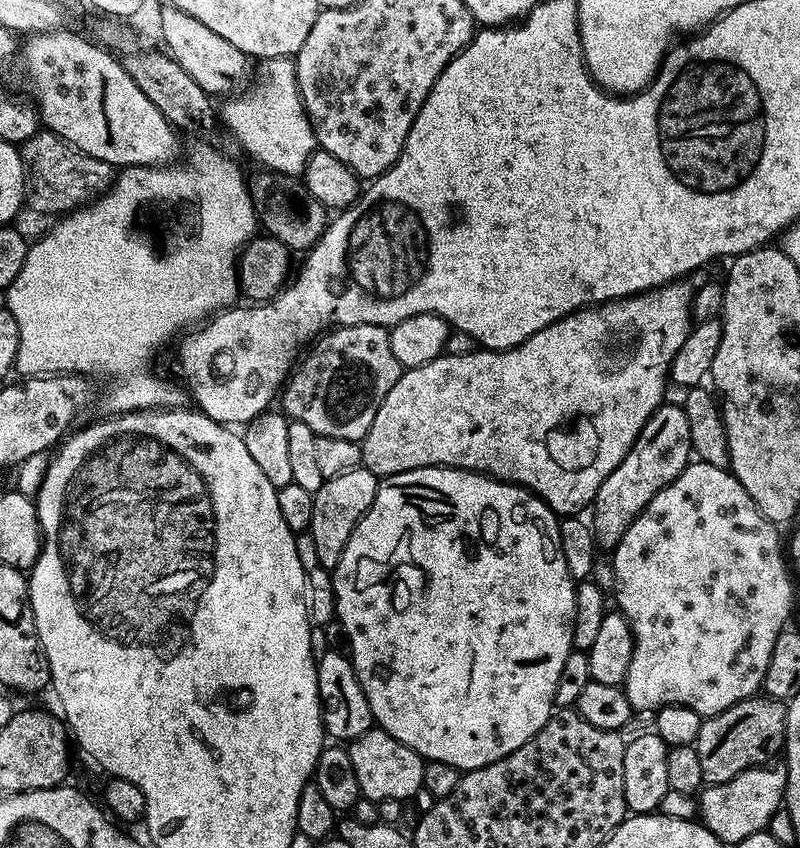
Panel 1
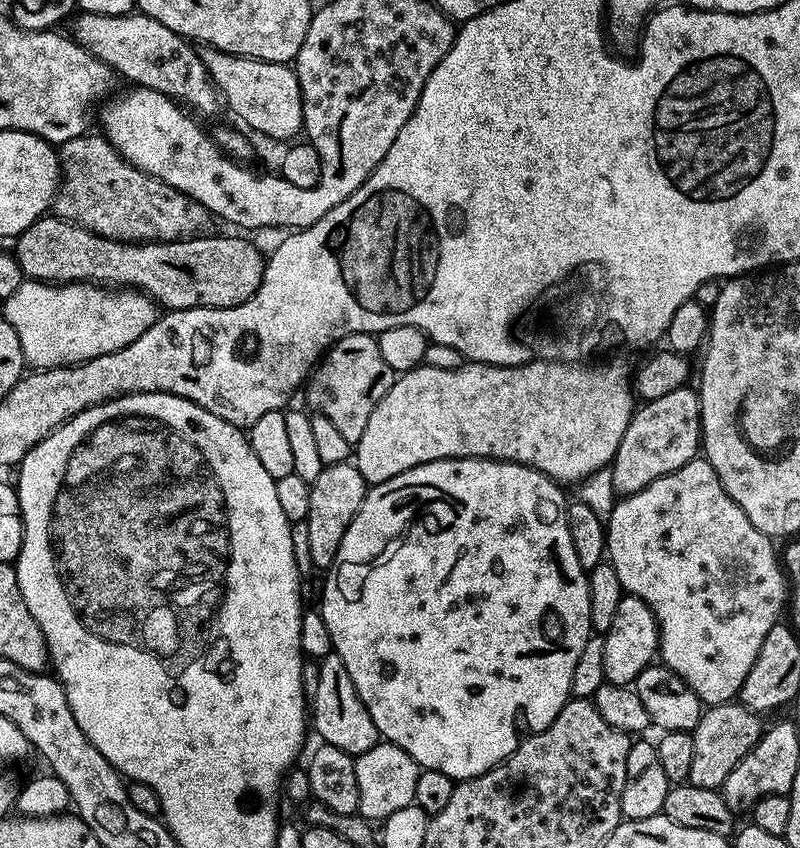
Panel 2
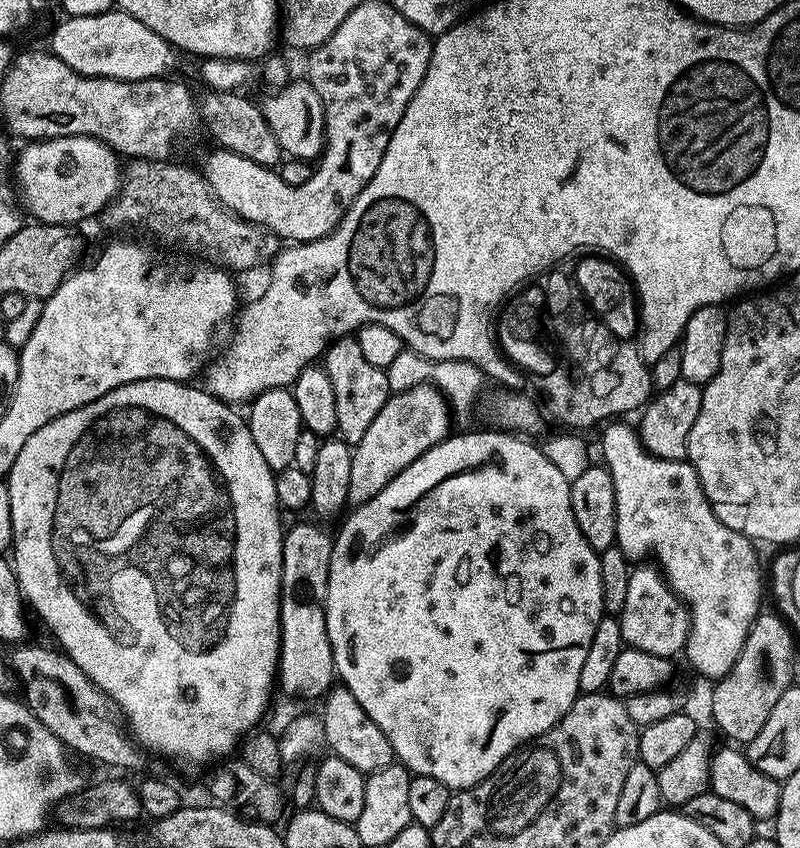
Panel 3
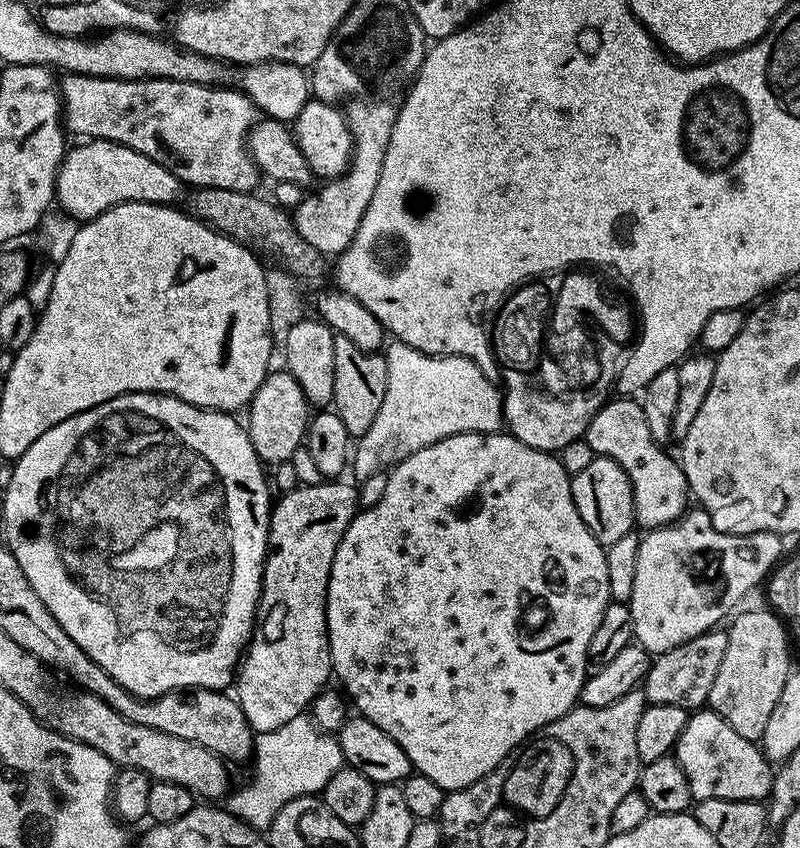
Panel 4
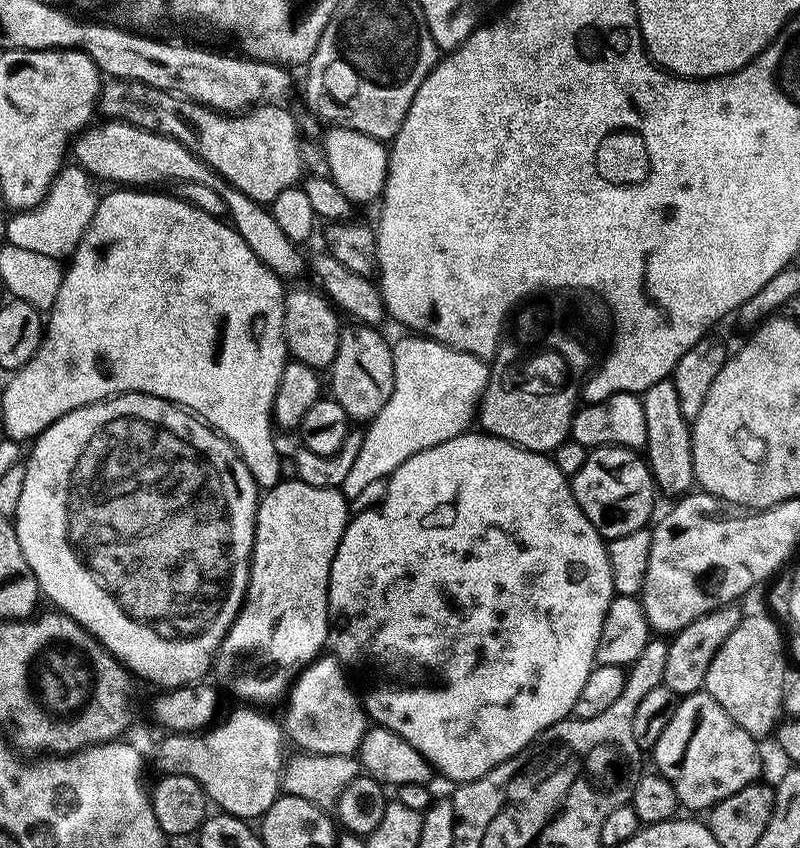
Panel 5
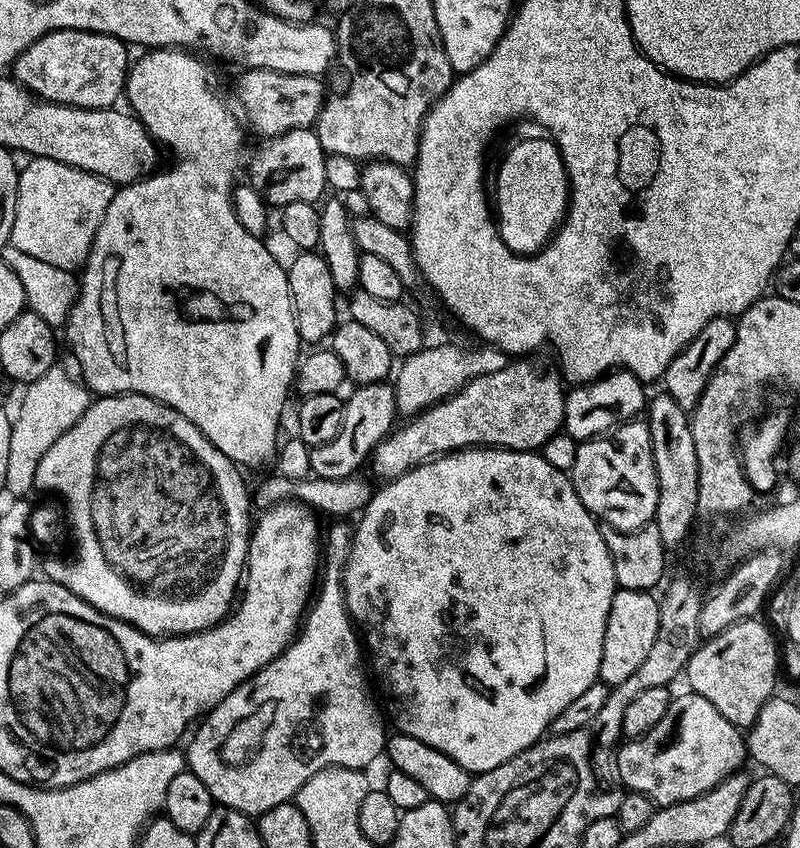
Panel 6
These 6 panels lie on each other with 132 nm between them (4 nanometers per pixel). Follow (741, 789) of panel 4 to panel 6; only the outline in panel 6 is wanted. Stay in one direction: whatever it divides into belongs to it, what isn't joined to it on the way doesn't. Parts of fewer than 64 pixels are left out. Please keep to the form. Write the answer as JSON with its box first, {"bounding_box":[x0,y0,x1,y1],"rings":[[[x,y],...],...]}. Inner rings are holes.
{"bounding_box":[616,690,746,806],"rings":[[[688,690],[685,696],[677,695],[672,705],[662,714],[662,722],[654,726],[639,740],[628,740],[620,748],[616,756],[616,772],[627,791],[646,794],[657,806],[675,804],[677,800],[698,798],[698,794],[706,794],[714,786],[718,786],[728,776],[741,771],[746,764],[746,736],[741,729],[732,724],[706,698]]]}

